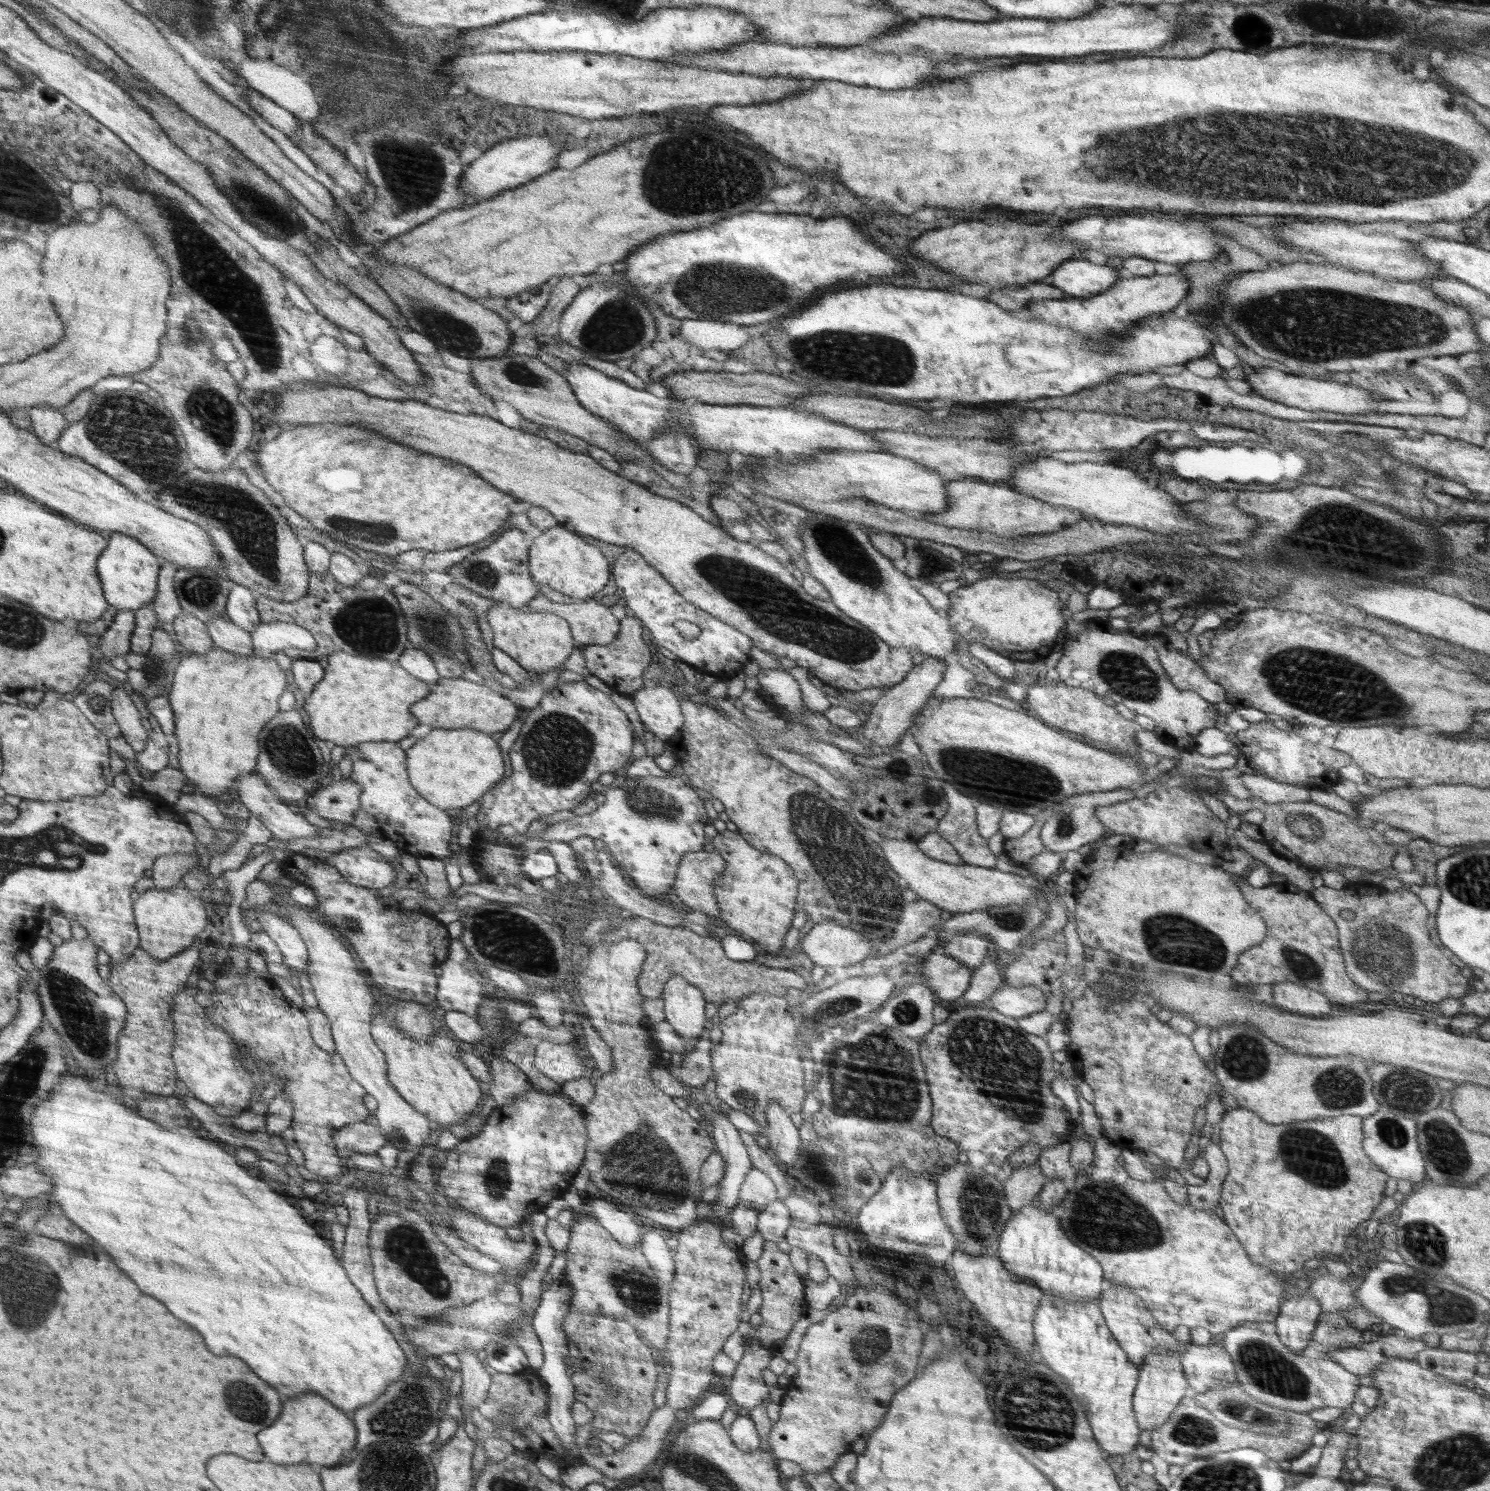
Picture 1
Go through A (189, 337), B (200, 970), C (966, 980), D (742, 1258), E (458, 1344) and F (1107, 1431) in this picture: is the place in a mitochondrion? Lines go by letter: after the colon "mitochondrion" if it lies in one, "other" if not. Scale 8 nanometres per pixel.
A: mitochondrion
B: other
C: other
D: other
E: other
F: other

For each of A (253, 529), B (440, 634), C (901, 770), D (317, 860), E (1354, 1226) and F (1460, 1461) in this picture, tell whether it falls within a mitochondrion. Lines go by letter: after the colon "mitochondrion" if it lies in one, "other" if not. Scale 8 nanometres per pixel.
A: mitochondrion
B: mitochondrion
C: mitochondrion
D: other
E: other
F: mitochondrion

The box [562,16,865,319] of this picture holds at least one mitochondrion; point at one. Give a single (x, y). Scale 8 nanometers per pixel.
(710, 174)

